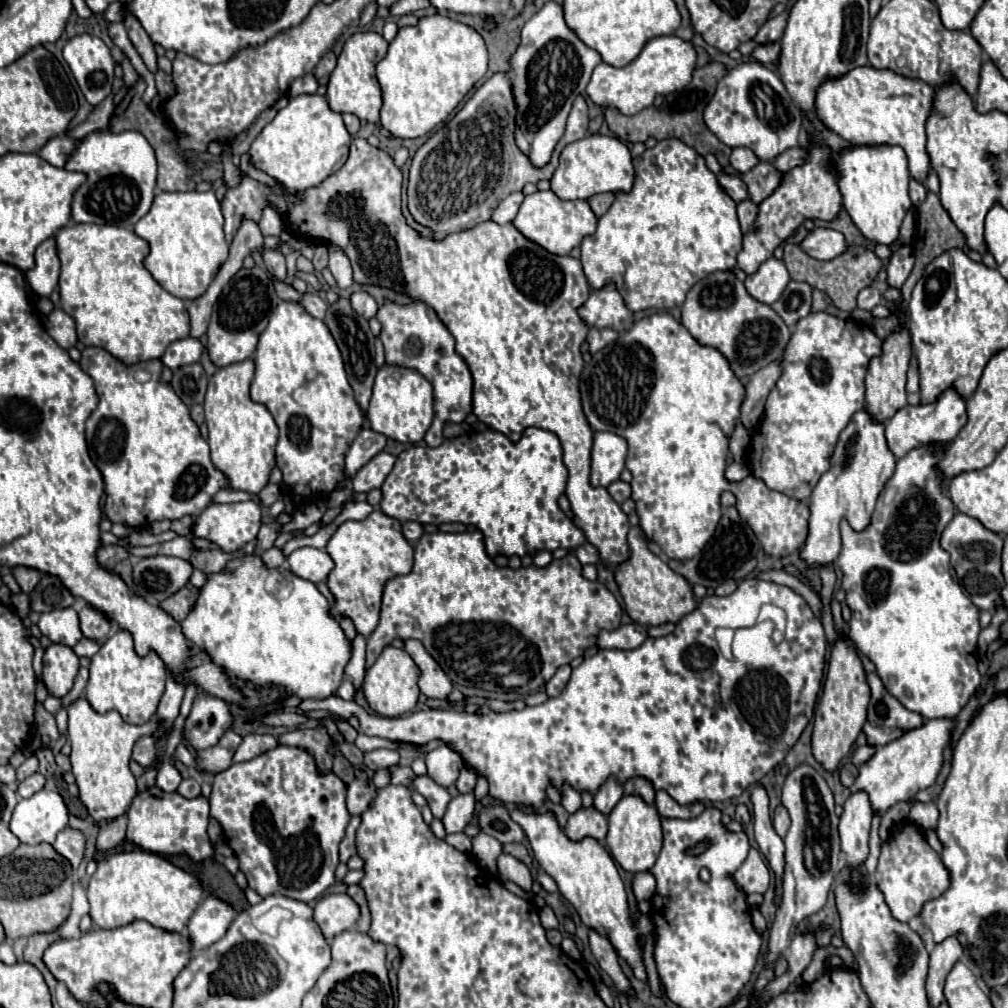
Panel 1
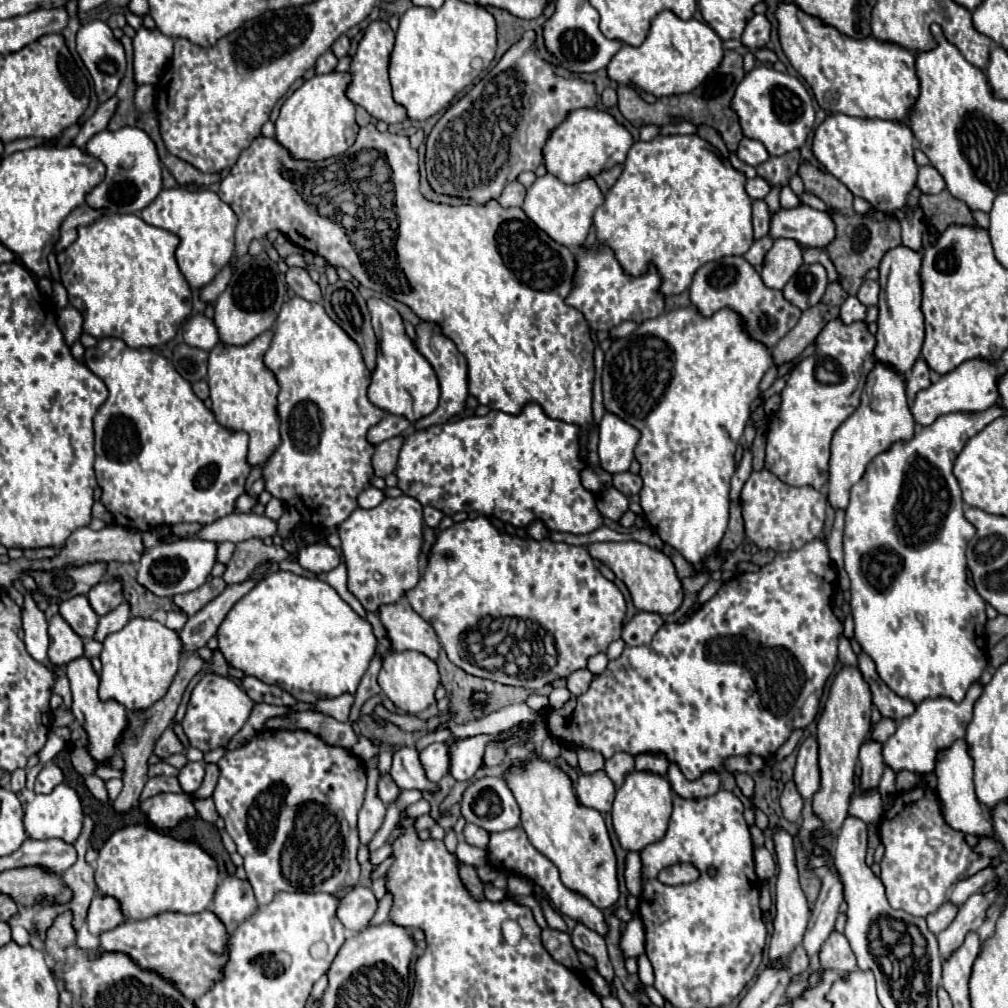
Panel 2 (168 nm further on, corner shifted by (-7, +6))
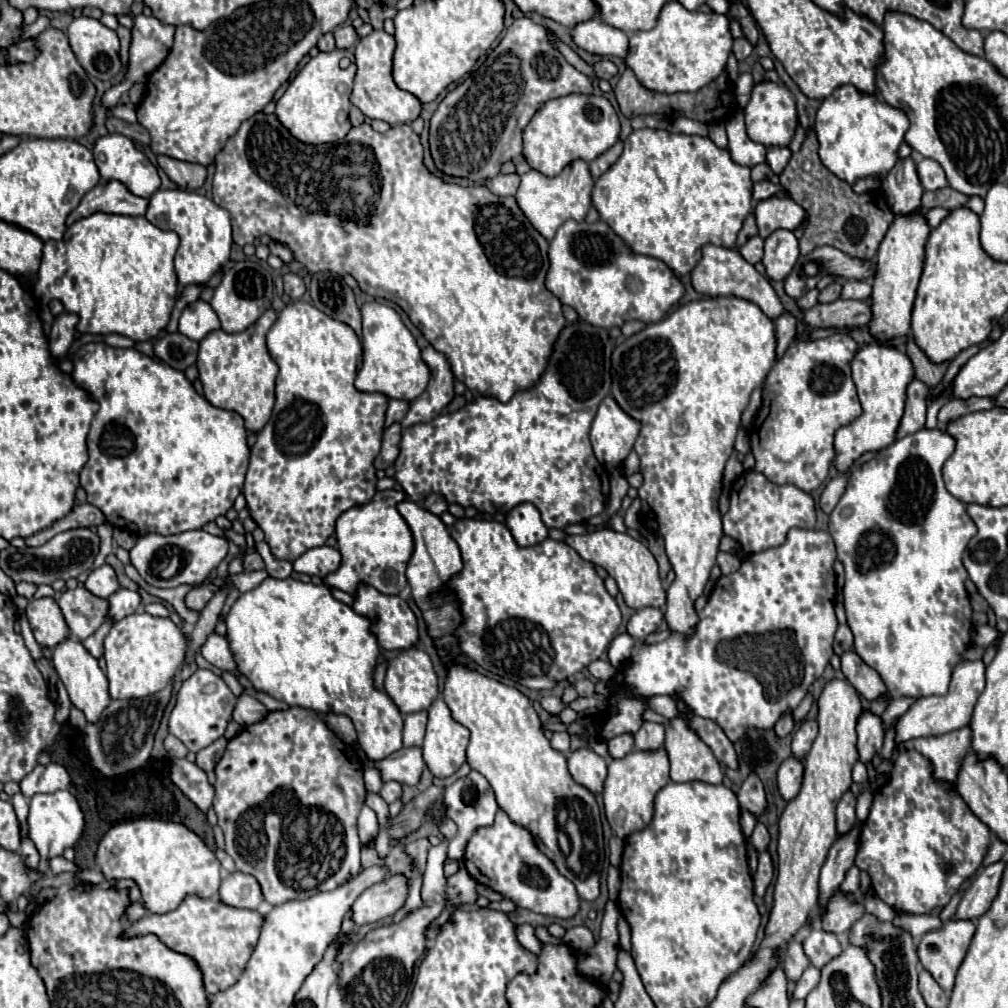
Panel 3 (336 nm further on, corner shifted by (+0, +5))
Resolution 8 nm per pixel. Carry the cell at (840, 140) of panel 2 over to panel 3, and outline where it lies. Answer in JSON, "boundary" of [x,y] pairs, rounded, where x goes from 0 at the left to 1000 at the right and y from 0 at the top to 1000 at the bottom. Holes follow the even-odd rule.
{"boundary":[[[834,85],[811,109],[809,133],[813,139],[813,157],[820,169],[844,185],[862,175],[878,179],[892,159],[890,151],[900,127],[902,119],[898,113],[878,103],[876,97],[854,93],[846,85]]]}

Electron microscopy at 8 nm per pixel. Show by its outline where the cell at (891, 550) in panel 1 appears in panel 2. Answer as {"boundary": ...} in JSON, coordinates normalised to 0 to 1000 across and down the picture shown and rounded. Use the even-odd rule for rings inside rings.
{"boundary":[[[986,400],[980,404],[976,410],[942,410],[937,414],[931,414],[925,422],[913,424],[903,438],[889,438],[881,447],[869,451],[863,461],[859,463],[857,473],[845,483],[843,487],[843,499],[839,503],[839,525],[837,525],[837,564],[843,572],[843,588],[845,588],[845,612],[849,620],[849,636],[853,638],[855,646],[865,652],[869,658],[869,666],[873,674],[893,691],[903,693],[905,697],[913,697],[917,693],[927,693],[927,691],[942,691],[948,697],[956,693],[960,682],[972,674],[974,666],[980,660],[978,654],[978,608],[976,608],[976,594],[962,582],[960,570],[958,570],[958,541],[966,533],[968,525],[966,521],[956,513],[956,497],[952,493],[952,481],[944,469],[946,455],[954,447],[954,443],[964,436],[970,428],[974,428],[982,418],[988,414],[994,414],[998,406],[992,400]]]}

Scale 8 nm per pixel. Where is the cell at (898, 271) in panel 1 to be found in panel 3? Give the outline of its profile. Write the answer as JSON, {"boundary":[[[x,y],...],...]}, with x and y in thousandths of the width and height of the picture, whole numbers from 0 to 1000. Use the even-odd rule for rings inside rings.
{"boundary":[[[906,157],[892,159],[890,165],[876,179],[874,187],[880,194],[880,200],[886,208],[886,212],[902,214],[914,206],[916,185],[912,181]]]}

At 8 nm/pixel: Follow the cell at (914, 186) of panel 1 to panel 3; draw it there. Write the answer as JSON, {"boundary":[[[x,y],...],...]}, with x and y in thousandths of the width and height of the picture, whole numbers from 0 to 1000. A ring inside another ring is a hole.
{"boundary":[[[916,157],[912,163],[910,163],[910,173],[912,173],[912,179],[914,179],[914,185],[918,188],[932,188],[932,187],[938,187],[939,185],[939,177],[938,177],[938,171],[934,169],[934,165],[922,157]]]}

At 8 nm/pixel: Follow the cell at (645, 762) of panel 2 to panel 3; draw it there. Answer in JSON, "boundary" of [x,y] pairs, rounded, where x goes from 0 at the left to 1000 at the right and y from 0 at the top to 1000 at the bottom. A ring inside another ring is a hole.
{"boundary":[[[640,716],[636,724],[630,728],[630,744],[654,744],[660,734],[660,722],[656,718]]]}

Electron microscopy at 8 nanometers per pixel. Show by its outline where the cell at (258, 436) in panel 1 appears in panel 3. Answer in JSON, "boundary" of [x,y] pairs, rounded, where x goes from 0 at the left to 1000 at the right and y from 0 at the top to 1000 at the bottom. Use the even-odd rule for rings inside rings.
{"boundary":[[[265,308],[245,327],[235,331],[223,331],[221,327],[213,327],[197,341],[195,365],[197,377],[201,381],[201,393],[213,405],[235,409],[237,413],[241,413],[243,427],[247,431],[255,431],[267,419],[273,399],[273,375],[277,367],[263,343],[263,333],[271,323],[273,315],[273,308]]]}

